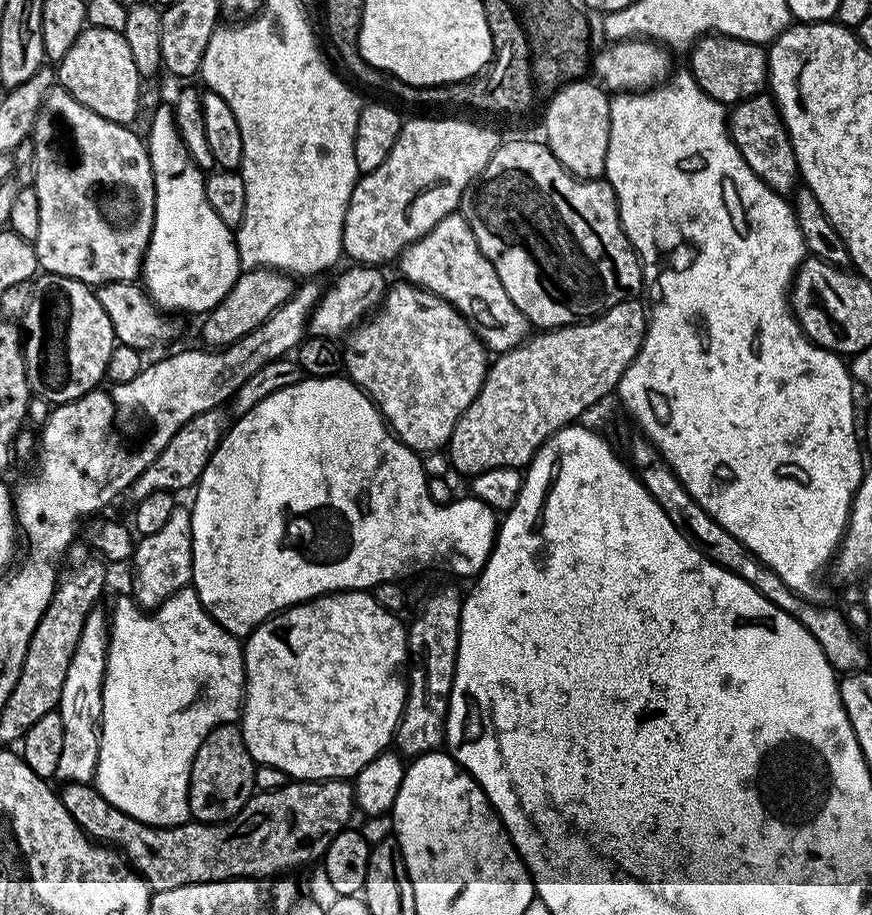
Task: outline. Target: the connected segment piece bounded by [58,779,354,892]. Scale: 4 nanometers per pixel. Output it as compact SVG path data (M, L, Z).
M347 779L343 780L302 780L290 782L278 790L257 791L242 806L238 814L218 824L189 822L175 824L173 828L158 828L155 824L143 824L130 814L110 806L106 798L91 783L63 785L58 795L62 806L80 824L86 835L105 846L111 846L121 853L135 871L143 876L153 892L174 890L174 886L186 886L198 882L218 882L219 880L242 880L261 878L260 876L279 877L288 874L291 868L300 868L303 864L312 864L323 857L324 851L334 842L338 833L349 827L348 820L354 813L354 788Z

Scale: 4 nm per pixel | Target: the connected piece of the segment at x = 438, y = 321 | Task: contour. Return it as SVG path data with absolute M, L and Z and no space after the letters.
M399 282L387 289L384 299L380 301L374 314L360 321L351 332L348 333L343 341L344 350L344 372L347 379L353 380L359 388L367 394L376 404L381 416L384 417L389 429L394 433L396 439L401 440L406 447L411 448L417 454L425 454L424 452L436 452L445 447L450 438L450 434L454 430L454 426L458 422L458 418L466 410L466 406L470 406L470 402L474 402L474 398L478 394L478 390L482 390L482 382L488 373L490 363L490 353L484 347L480 337L476 335L475 327L470 321L460 313L450 302L446 302L441 296L435 296L433 292L428 292L424 288L418 287L416 284L407 282Z

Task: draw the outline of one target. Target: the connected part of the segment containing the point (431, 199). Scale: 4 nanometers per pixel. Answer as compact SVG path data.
M405 119L386 162L382 162L378 170L363 173L350 194L342 230L343 255L360 266L384 266L387 260L395 261L405 248L434 230L442 218L459 209L466 186L480 175L501 143L502 137L494 129L471 124L468 120Z

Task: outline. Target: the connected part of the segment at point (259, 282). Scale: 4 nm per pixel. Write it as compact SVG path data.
M253 268L241 271L240 277L234 282L234 286L218 302L218 306L207 313L204 324L205 345L214 348L223 348L225 344L233 344L242 334L250 334L254 326L266 322L270 314L276 308L281 308L292 297L294 280L289 273L281 272L275 268Z

